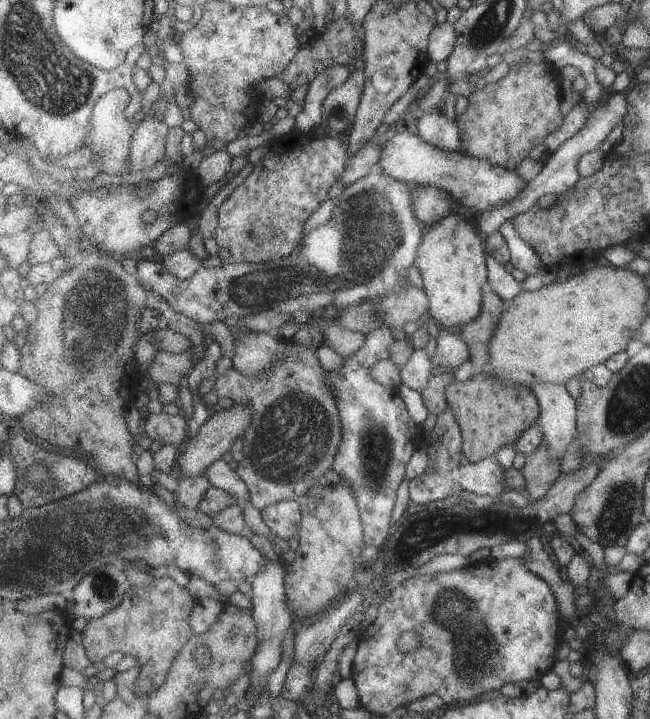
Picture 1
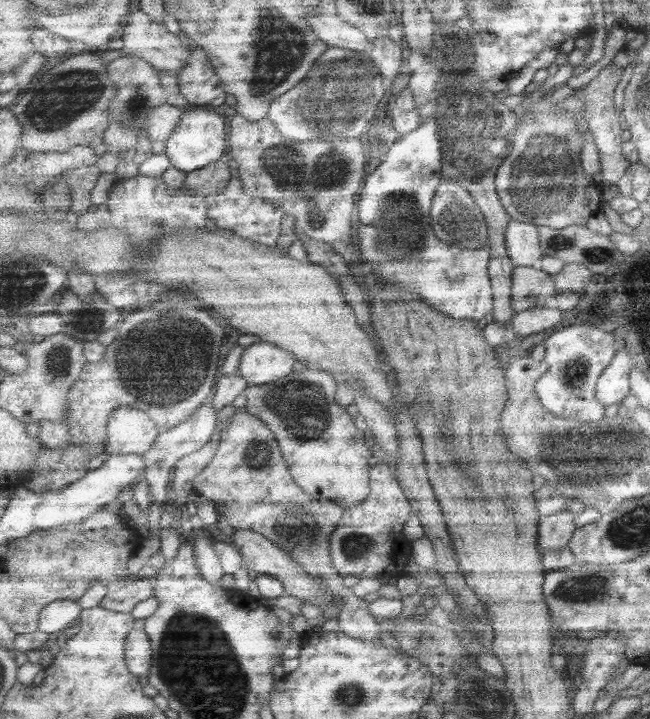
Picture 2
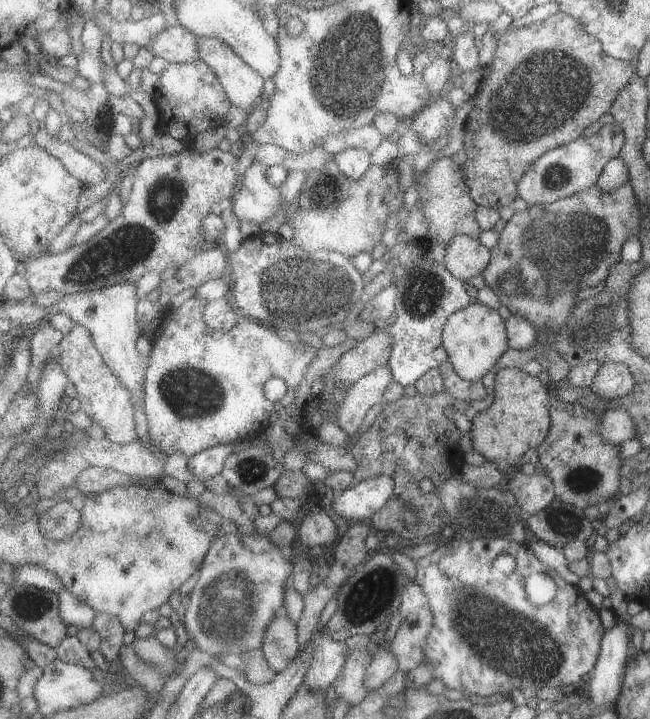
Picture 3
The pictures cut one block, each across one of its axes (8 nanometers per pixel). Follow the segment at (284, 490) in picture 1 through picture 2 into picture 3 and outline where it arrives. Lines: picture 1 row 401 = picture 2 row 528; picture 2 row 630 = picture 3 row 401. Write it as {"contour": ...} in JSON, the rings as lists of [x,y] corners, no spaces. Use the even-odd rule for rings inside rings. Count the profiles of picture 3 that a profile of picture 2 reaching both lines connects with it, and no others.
{"contour":[[[383,366],[351,386],[343,400],[337,404],[337,422],[341,428],[349,434],[355,434],[361,428],[367,412],[373,406],[383,404],[383,392],[389,384],[393,384],[393,376]]]}

